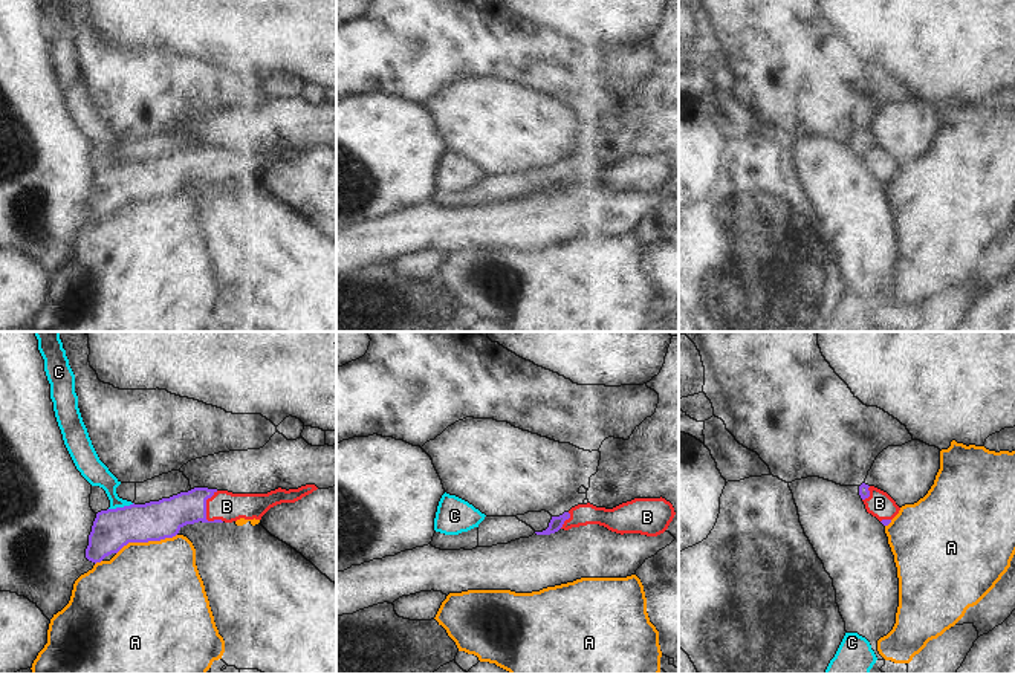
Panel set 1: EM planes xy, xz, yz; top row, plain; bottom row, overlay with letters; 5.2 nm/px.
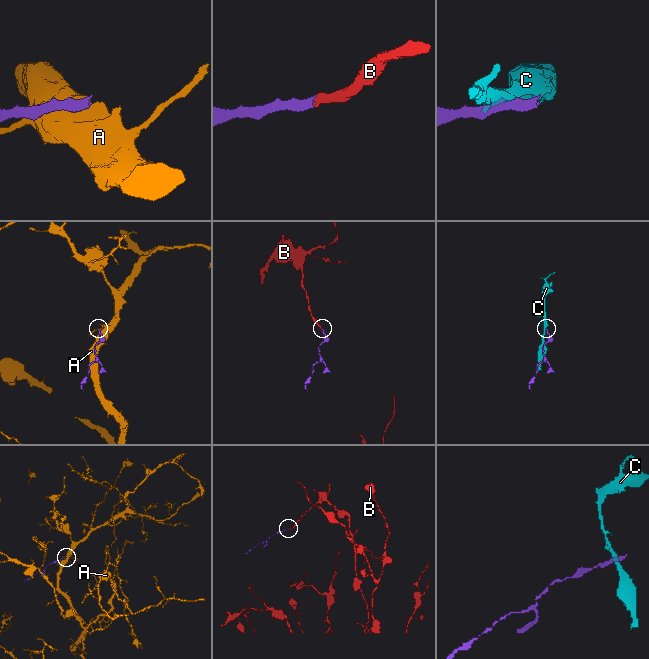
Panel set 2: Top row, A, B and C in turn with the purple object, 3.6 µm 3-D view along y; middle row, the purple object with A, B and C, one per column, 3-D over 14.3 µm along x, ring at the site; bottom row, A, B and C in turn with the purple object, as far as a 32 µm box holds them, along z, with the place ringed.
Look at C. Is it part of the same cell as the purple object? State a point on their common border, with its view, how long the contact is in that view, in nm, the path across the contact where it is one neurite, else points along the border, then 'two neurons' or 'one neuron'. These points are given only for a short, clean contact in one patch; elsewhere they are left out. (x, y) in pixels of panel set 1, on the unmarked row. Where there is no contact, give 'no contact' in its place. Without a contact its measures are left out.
meets purple in xy at (121, 165); contact 140 nm long; two neurons

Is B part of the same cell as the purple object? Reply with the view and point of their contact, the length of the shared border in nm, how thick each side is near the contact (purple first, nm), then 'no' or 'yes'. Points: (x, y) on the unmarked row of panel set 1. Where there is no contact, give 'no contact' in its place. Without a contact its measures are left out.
xy (205, 164) | 180 nm | 200/160 nm | yes

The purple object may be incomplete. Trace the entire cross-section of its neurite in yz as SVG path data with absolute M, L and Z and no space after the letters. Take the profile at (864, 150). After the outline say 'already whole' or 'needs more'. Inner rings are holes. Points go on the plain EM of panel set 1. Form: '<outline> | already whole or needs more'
M862 141L859 144L859 153L867 170L876 174L884 183L888 183L900 168L900 165L887 150L874 144Z | needs more

